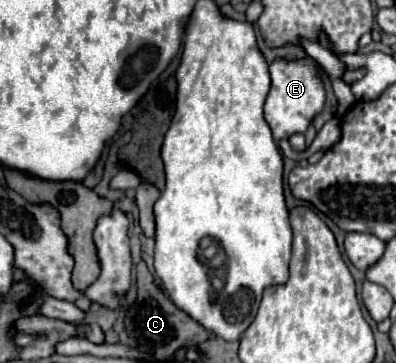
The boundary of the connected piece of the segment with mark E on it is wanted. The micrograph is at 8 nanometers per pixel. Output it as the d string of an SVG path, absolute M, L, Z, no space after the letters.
M277 59L269 65L269 73L271 73L271 89L265 101L265 119L273 131L273 139L281 141L295 133L305 133L313 117L325 105L325 89L321 79L317 77L313 59L305 59L305 61Z

